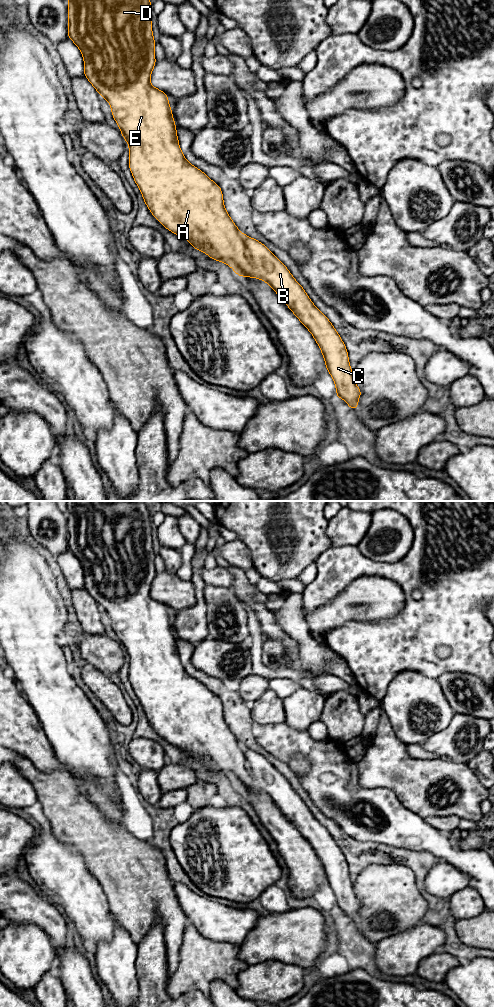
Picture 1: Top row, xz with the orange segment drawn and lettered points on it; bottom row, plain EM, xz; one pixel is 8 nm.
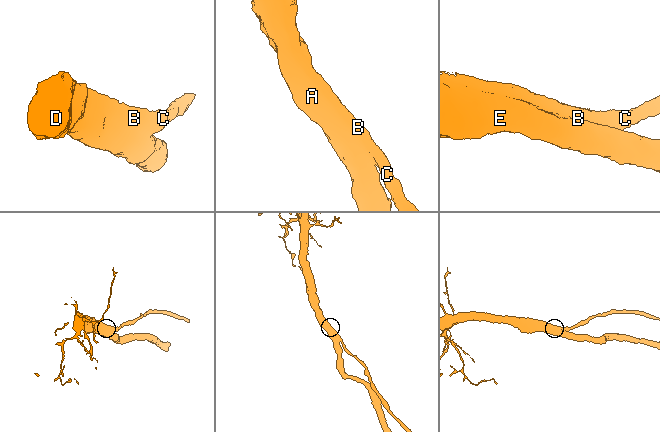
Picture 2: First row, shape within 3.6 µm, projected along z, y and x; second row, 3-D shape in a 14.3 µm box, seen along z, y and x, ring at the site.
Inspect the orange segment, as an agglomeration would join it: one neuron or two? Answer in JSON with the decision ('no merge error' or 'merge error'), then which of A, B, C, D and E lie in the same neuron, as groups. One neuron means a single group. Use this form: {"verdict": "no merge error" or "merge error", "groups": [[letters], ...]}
{"verdict": "no merge error", "groups": [["A", "B", "C", "D", "E"]]}

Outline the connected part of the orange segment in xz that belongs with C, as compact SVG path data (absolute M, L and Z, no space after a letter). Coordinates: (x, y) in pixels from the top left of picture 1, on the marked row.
M69 0L67 5L68 38L82 53L84 76L111 106L111 114L129 145L130 171L152 215L166 229L189 241L196 250L229 265L240 278L243 275L268 283L310 331L319 345L326 369L335 382L337 398L344 399L348 403L348 408L357 409L361 390L355 384L346 346L334 326L312 303L287 267L264 244L240 232L225 209L220 186L184 157L179 146L168 95L150 84L151 73L156 64L154 54L156 42L152 33L153 14L150 0Z

